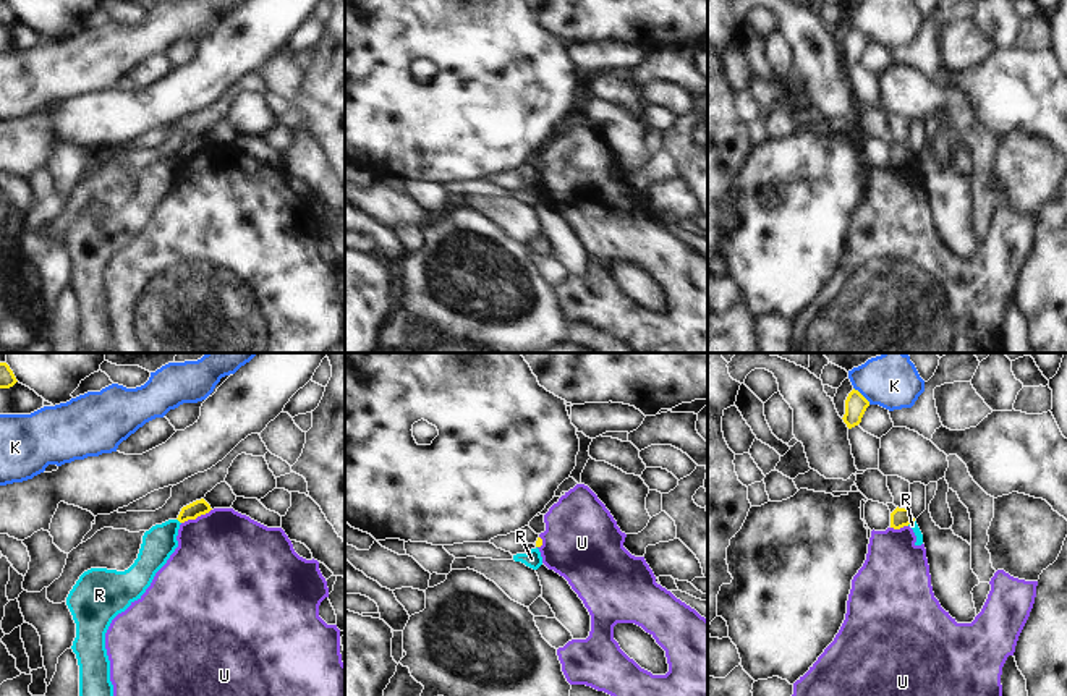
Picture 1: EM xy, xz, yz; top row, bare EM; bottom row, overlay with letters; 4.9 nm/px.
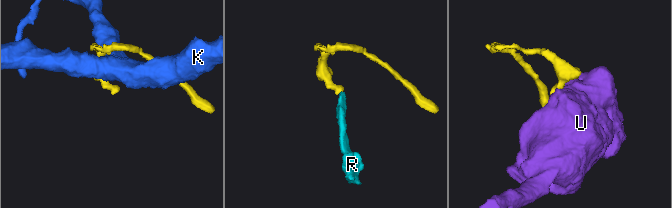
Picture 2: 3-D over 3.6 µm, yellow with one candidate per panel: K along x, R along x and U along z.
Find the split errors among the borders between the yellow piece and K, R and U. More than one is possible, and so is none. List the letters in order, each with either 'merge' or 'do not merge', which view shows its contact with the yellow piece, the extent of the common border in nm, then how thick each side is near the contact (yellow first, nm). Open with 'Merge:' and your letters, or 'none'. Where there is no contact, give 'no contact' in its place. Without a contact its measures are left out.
Merge: none
K: do not merge | yz | 120 nm | 110/280 nm
R: do not merge | yz | 50 nm | 100/40 nm
U: do not merge | xy | 170 nm | 80/480 nm

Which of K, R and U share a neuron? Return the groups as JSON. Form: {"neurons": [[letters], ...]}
{"neurons": [["K"], ["R"], ["U"]]}

